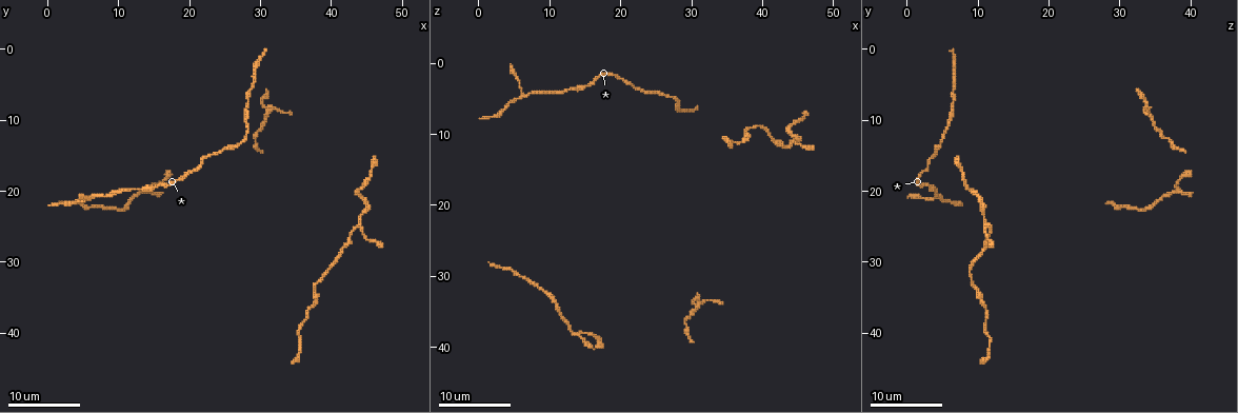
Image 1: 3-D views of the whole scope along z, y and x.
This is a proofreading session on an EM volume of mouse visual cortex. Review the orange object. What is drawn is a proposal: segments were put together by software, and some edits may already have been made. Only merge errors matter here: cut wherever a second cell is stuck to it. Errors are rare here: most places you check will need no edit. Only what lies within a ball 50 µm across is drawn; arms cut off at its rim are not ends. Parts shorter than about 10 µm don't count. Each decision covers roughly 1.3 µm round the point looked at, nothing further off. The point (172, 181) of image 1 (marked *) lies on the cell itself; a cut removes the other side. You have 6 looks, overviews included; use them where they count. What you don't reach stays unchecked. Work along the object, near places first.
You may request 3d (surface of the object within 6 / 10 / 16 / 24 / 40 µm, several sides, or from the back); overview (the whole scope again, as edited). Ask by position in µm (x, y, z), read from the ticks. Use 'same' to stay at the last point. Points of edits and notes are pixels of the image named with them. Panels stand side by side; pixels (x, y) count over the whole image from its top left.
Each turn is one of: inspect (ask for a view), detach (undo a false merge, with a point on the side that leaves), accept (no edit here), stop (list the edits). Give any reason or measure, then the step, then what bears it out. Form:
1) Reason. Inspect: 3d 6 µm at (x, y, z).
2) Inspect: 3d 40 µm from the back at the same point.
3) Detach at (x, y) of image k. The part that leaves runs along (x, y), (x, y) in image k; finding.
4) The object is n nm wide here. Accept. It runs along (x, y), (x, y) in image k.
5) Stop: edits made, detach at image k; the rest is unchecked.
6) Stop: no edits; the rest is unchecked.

Inspect: 3d 10 µm at (15.5, 19.0, 3.5).

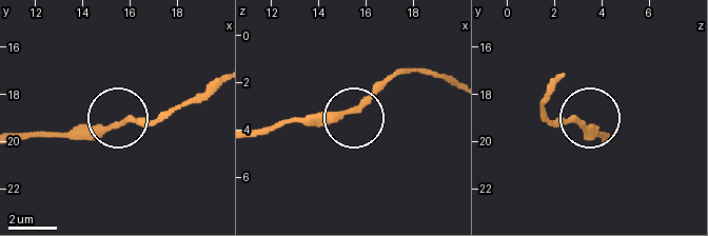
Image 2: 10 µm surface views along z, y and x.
Accept. It runs along (399, 71), (347, 113), (277, 122) in image 2; all the same cell.

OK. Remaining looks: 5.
Side arm on a straight run. Inspect: 3d 10 µm at (7.0, 21.0, 4.5).

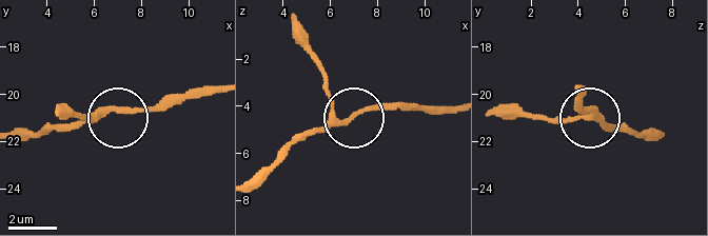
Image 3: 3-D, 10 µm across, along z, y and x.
Inspect: 3d 6 µm at (6.7, 20.7, 4.6).

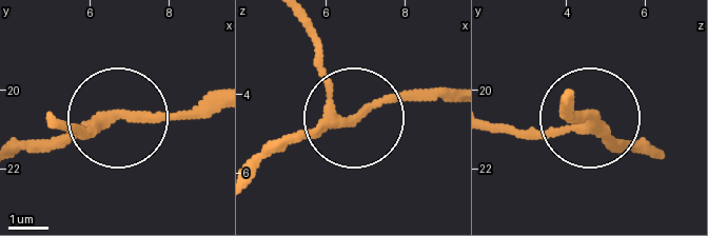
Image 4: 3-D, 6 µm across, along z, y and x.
3 arms meet here. Accept. It runs along (448, 93), (377, 102), (270, 143) in image 4; continuous, no second cell.

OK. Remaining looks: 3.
Thick turns thin. Inspect: 3d 6 µm at (28.5, 5.5, 6.5).

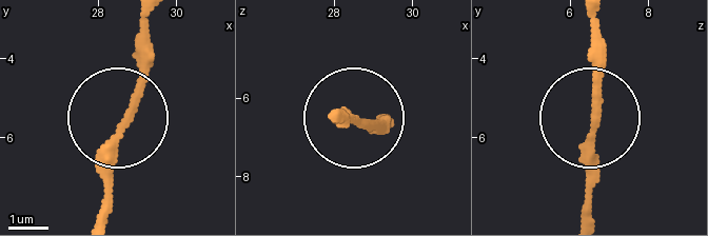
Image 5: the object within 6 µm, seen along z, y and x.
Accept. It runs along (584, 213), (597, 36) in image 5; one cell here.

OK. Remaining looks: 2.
Stop: no edits; the rest is unchecked.

